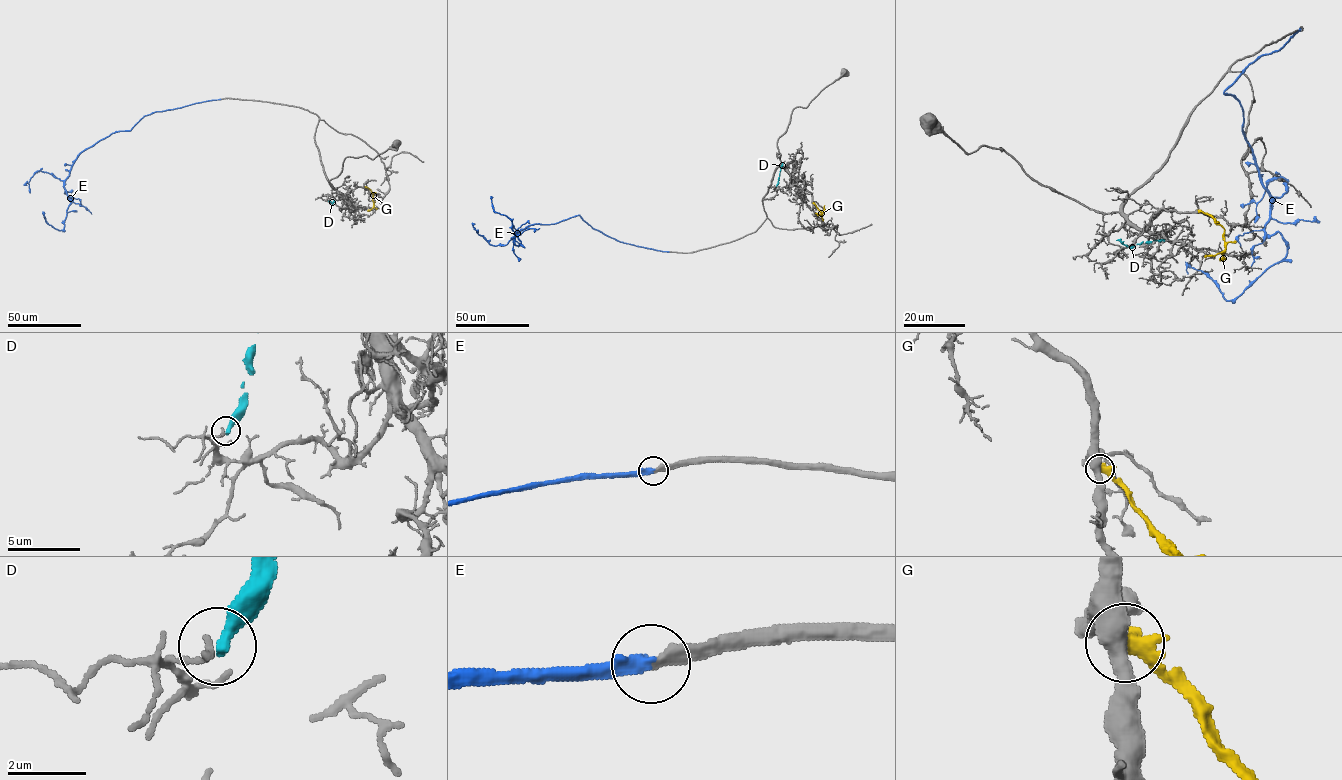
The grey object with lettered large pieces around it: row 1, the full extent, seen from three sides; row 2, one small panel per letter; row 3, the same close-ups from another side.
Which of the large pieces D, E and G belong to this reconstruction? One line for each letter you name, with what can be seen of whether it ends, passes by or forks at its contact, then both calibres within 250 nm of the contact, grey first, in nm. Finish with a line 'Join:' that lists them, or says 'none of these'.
E: it ends there; 320 nm thick on the grey side, 360 nm on the other
Join: E

